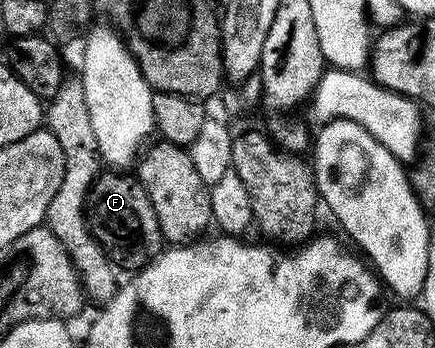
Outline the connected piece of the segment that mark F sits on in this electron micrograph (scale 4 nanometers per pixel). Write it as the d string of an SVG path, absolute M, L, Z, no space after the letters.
M103 172L95 179L87 194L87 225L91 227L91 235L107 251L112 263L119 268L124 266L127 272L138 272L148 266L154 258L159 257L165 246L157 212L153 212L153 204L147 195L147 187L139 183L138 177L131 175L130 178L127 172Z

